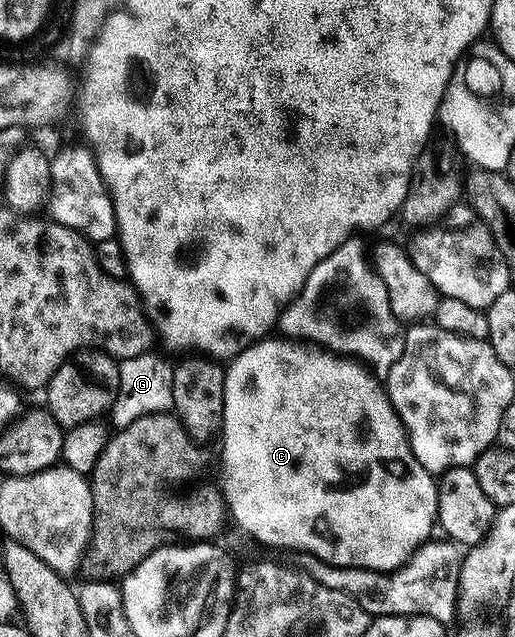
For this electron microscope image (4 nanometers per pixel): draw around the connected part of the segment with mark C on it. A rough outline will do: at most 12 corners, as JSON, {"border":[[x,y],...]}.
{"border":[[266,336],[225,367],[229,517],[394,570],[438,484],[385,385]]}

